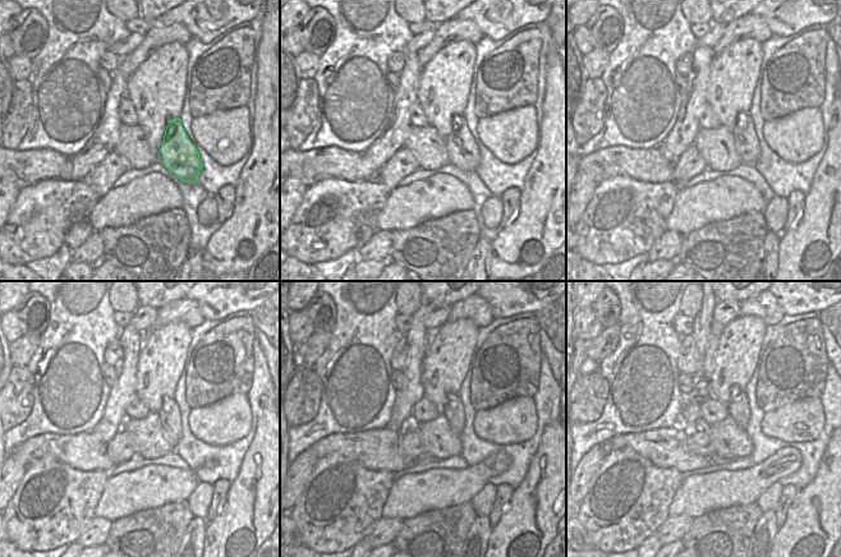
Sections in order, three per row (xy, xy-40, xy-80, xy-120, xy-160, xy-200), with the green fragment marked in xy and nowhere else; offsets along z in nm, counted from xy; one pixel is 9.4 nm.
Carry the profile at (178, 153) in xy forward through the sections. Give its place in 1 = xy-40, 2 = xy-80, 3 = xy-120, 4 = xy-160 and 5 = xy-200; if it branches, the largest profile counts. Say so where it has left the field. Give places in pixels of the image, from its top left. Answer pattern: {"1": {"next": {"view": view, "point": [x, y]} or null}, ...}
{"1": {"next": {"view": "xy-40", "point": [463, 152]}}, "2": {"next": {"view": "xy-80", "point": [747, 144]}}, "3": {"next": {"view": "xy-120", "point": [169, 415]}}, "4": {"next": {"view": "xy-160", "point": [454, 412]}}, "5": {"next": {"view": "xy-200", "point": [739, 409]}}}

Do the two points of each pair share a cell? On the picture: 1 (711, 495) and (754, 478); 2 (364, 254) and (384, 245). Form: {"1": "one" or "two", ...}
{"1": "one", "2": "one"}

